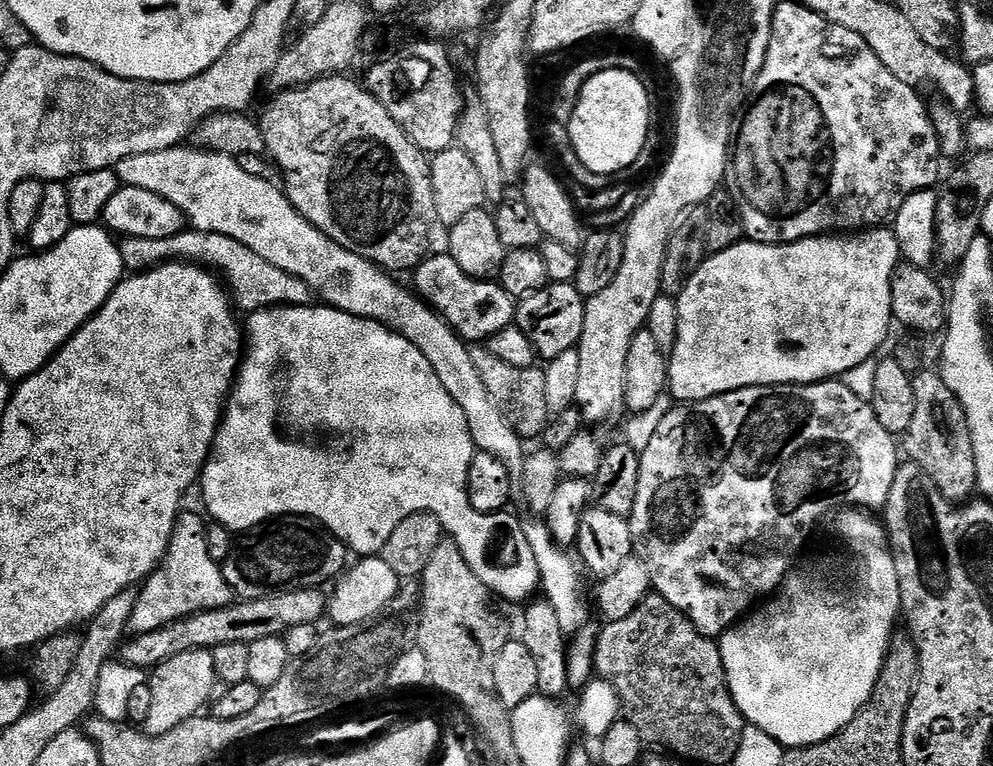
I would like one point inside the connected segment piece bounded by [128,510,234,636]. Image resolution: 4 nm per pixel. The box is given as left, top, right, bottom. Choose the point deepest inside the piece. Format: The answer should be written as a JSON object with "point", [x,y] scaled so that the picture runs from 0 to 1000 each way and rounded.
{"point":[189,758]}

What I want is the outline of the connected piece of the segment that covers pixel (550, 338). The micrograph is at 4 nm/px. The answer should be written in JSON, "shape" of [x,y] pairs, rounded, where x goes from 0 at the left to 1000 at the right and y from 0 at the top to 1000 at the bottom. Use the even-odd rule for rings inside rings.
{"shape":[[[553,368],[546,379],[529,386],[520,399],[519,423],[534,448],[538,450],[541,466],[551,473],[562,467],[562,462],[570,462],[570,457],[581,453],[586,441],[586,426],[590,420],[590,393],[582,384],[579,369],[557,371]]]}

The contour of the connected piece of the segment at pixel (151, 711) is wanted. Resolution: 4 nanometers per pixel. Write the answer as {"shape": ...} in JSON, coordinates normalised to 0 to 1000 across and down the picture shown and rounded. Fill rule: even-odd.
{"shape":[[[196,846],[187,849],[187,854],[175,854],[175,859],[152,873],[151,886],[147,893],[149,926],[145,930],[143,954],[148,961],[162,961],[175,953],[175,948],[183,948],[183,943],[202,933],[210,923],[210,898],[213,898],[218,888],[216,859],[208,846]]]}

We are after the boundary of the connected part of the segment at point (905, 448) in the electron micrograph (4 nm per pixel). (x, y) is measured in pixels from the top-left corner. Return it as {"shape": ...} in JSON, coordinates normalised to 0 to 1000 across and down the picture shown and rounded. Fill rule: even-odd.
{"shape":[[[932,483],[918,492],[920,504],[920,547],[908,570],[908,590],[924,607],[945,640],[960,655],[975,655],[984,641],[983,599],[973,535],[961,520],[961,509],[953,504],[946,484]],[[980,642],[980,644],[979,644]]]}

